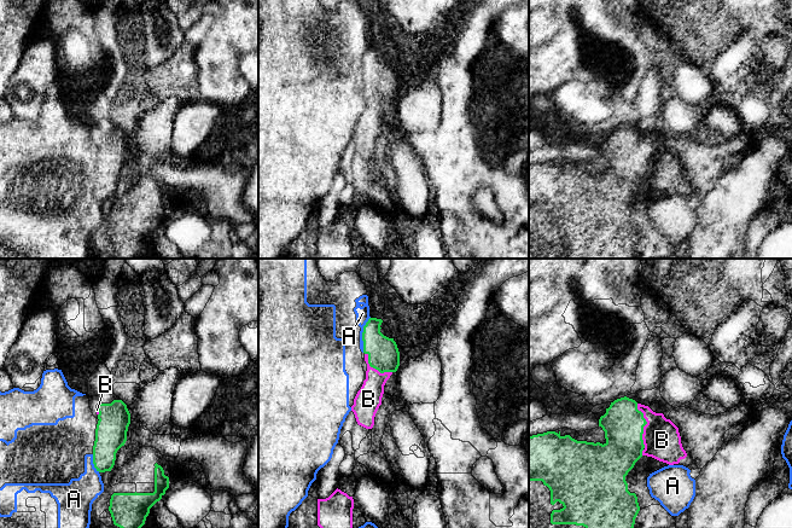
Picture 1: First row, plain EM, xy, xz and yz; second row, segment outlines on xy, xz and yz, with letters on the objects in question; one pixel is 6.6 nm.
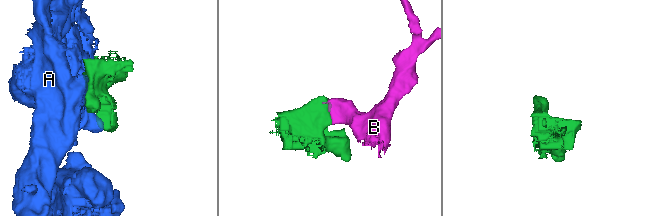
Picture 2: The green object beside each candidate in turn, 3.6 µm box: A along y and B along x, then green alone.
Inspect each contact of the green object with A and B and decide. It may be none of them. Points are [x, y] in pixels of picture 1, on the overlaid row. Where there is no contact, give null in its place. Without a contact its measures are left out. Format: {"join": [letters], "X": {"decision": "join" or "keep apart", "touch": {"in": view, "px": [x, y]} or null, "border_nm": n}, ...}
{"join": ["B"], "A": {"decision": "keep apart", "touch": {"in": "xz", "px": [362, 335]}, "border_nm": 240}, "B": {"decision": "join", "touch": {"in": "yz", "px": [645, 424]}, "border_nm": 300}}

